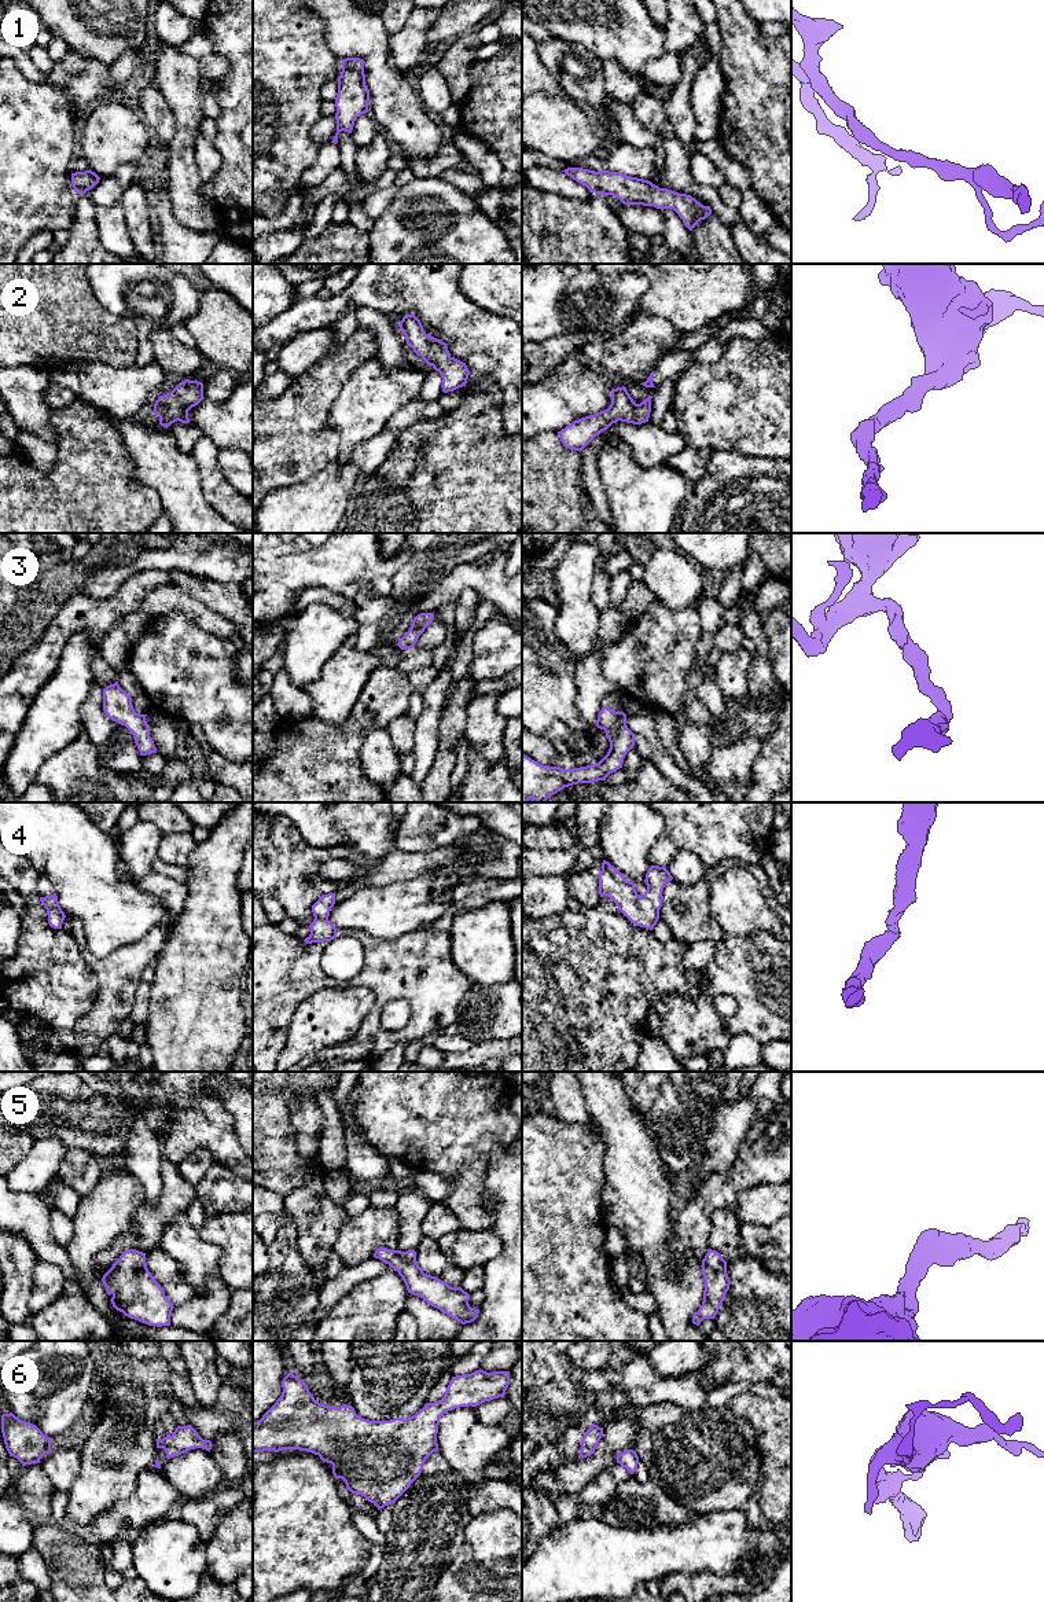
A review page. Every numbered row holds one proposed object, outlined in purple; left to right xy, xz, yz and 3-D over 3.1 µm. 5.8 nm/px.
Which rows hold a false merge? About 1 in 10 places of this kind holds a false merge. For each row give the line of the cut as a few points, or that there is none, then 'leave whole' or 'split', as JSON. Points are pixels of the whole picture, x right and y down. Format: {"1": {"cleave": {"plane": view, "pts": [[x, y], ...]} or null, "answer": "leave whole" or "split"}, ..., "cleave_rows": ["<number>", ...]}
{"1": {"cleave": null, "answer": "leave whole"}, "2": {"cleave": null, "answer": "leave whole"}, "3": {"cleave": null, "answer": "leave whole"}, "4": {"cleave": null, "answer": "leave whole"}, "5": {"cleave": null, "answer": "leave whole"}, "6": {"cleave": null, "answer": "leave whole"}, "cleave_rows": []}

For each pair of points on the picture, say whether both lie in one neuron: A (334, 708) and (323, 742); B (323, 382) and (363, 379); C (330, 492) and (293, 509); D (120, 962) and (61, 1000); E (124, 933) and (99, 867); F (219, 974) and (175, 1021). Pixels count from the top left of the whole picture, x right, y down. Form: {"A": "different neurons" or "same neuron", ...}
{"A": "different neurons", "B": "different neurons", "C": "same neuron", "D": "different neurons", "E": "same neuron", "F": "same neuron"}

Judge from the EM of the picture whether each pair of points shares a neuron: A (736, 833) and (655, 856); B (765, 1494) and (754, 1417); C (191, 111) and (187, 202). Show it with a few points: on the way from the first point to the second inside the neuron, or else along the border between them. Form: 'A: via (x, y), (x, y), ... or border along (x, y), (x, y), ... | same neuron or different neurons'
A: via (716, 833), (680, 833), (676, 837) | same neuron
B: via (772, 1474), (772, 1436) | same neuron
C: via (186, 133), (182, 143), (184, 180) | same neuron

